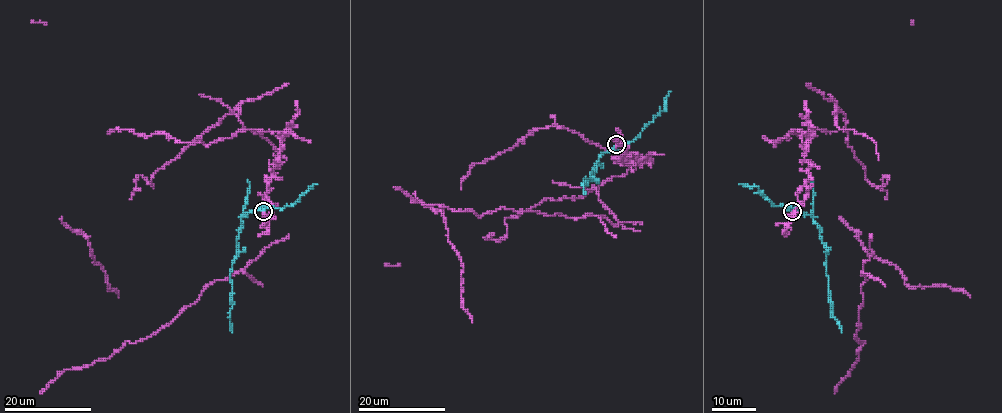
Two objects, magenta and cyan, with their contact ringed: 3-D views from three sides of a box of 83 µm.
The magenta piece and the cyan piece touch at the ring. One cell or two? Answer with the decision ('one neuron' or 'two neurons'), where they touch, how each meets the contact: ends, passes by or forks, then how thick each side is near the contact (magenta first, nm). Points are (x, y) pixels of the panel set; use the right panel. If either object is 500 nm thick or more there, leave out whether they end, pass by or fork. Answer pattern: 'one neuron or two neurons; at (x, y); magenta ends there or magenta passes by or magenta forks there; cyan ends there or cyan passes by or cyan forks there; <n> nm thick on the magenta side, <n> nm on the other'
two neurons; at (792, 211); magenta ends there; cyan passes by; 220 nm thick on the magenta side, 280 nm on the other

